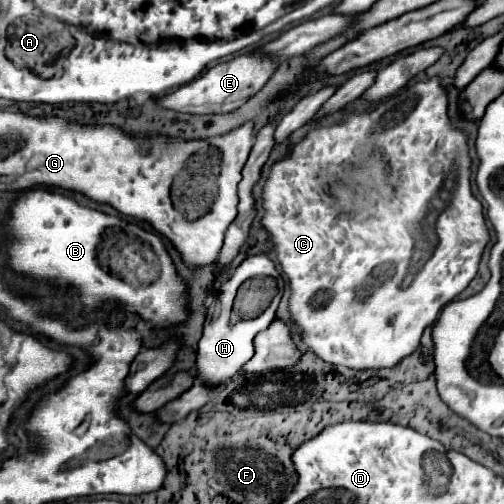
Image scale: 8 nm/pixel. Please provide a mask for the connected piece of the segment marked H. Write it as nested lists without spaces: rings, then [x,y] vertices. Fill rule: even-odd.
[[[254,255],[254,257],[248,257],[244,259],[236,269],[234,273],[228,277],[228,281],[224,281],[224,285],[216,291],[216,297],[212,299],[212,305],[208,307],[208,313],[206,313],[206,321],[204,321],[204,335],[198,343],[198,355],[196,355],[196,381],[200,381],[202,385],[208,385],[208,387],[220,387],[224,385],[230,377],[234,377],[236,373],[240,373],[240,369],[252,359],[252,353],[254,353],[254,337],[268,329],[268,325],[274,321],[276,317],[276,307],[278,307],[278,301],[280,301],[280,293],[274,297],[274,301],[270,303],[270,307],[258,315],[256,319],[248,319],[248,321],[238,321],[234,327],[228,325],[230,321],[230,311],[232,311],[232,301],[236,297],[236,291],[238,291],[238,285],[242,285],[246,279],[250,277],[274,277],[280,281],[280,273],[276,271],[274,263],[266,257],[266,255]]]

